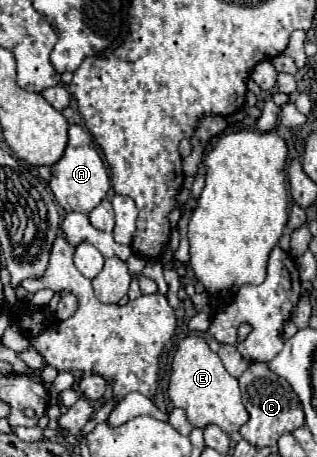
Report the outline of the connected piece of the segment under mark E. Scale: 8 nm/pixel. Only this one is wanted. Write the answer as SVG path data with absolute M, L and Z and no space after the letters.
M187 336L185 340L179 342L169 378L169 398L175 408L185 410L187 420L195 428L215 424L225 434L233 434L249 420L249 414L241 402L241 390L237 378L233 378L225 370L221 358L199 336Z

